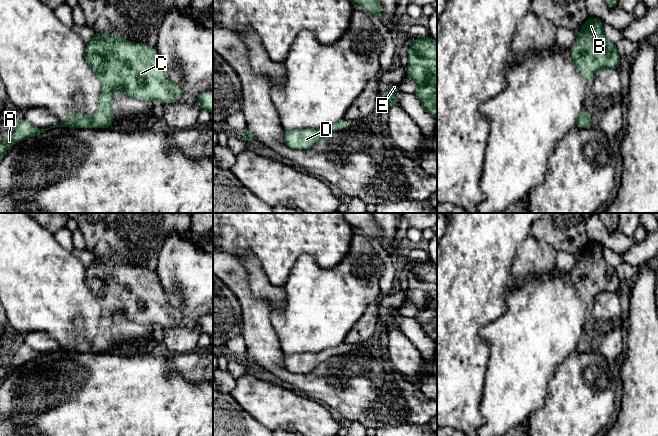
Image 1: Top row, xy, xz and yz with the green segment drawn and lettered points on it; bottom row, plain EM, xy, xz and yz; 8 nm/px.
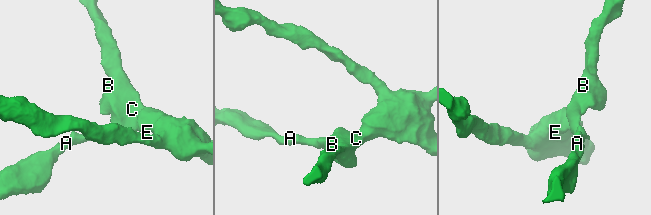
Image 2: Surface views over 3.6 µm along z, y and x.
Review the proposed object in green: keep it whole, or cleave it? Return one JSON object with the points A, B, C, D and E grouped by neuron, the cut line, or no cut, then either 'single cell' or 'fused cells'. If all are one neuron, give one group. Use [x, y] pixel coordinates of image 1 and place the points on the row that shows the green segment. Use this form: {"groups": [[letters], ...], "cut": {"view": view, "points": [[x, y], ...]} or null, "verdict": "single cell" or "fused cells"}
{"groups": [["A", "B", "C", "D", "E"]], "cut": null, "verdict": "single cell"}

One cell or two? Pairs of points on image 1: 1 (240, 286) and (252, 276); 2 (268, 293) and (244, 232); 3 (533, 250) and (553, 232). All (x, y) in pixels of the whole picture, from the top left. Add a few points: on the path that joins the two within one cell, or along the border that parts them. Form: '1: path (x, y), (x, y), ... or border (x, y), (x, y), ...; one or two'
1: border (238, 258), (245, 272), (251, 293), (261, 299); two
2: border (234, 254), (251, 253), (257, 259), (266, 275); two
3: border (531, 233), (536, 238), (546, 241), (557, 251); two

